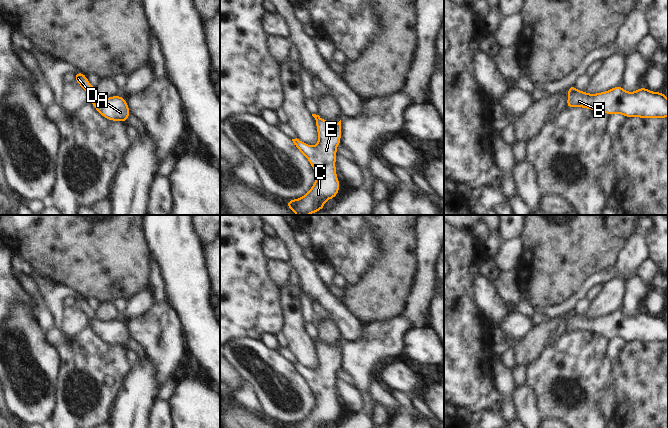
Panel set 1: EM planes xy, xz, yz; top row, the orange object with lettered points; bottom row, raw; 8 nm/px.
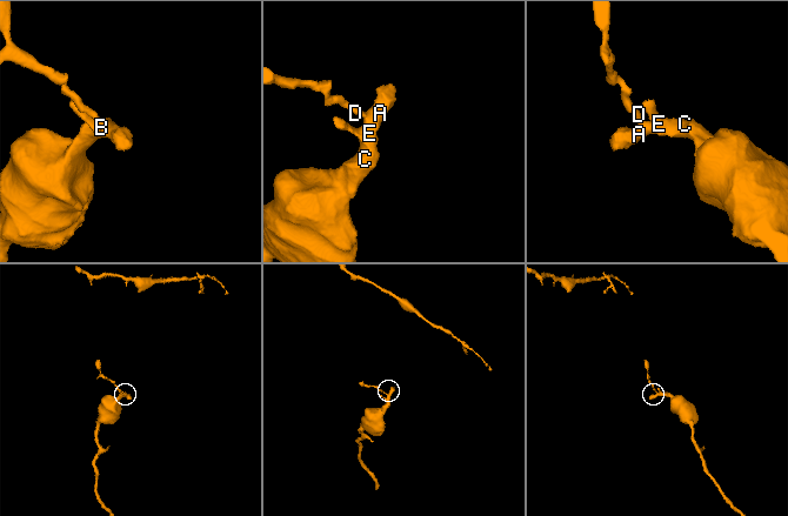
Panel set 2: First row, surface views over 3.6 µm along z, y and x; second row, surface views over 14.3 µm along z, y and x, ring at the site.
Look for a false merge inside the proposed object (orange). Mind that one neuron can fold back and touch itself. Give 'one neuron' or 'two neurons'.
two neurons

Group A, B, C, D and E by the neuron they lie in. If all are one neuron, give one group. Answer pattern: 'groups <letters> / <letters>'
groups A B C E / D

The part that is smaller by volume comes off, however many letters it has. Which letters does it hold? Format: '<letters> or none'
D

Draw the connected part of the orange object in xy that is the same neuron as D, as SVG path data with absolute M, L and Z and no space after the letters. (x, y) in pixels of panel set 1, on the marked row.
M83 72L75 73L75 81L91 96L95 94L96 89L88 81L86 75Z

